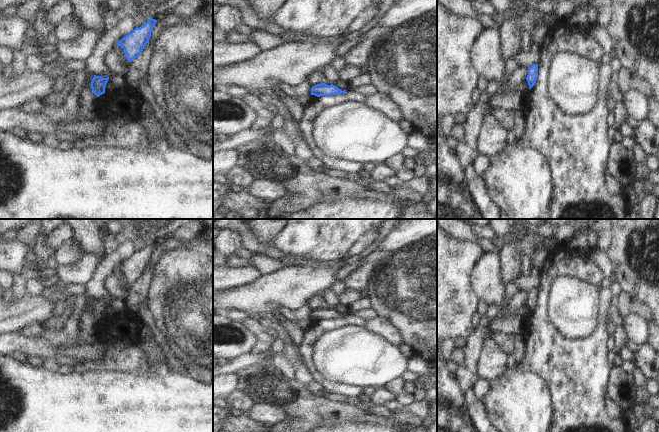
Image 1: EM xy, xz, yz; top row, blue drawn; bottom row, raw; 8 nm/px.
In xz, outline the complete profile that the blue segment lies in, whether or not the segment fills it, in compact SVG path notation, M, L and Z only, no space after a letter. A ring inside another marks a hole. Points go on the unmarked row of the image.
M325 307L317 308L315 310L312 310L311 312L311 319L315 319L317 321L320 320L332 320L336 318L346 317L346 314L341 314L337 310L331 308L327 309Z

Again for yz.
M533 288L528 293L528 299L526 301L529 313L531 313L535 309L537 301L538 301L538 288Z

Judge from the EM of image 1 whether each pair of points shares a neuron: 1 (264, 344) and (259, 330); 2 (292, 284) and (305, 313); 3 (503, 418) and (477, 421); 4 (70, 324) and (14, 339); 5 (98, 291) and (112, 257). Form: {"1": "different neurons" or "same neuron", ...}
{"1": "same neuron", "2": "different neurons", "3": "different neurons", "4": "same neuron", "5": "same neuron"}

